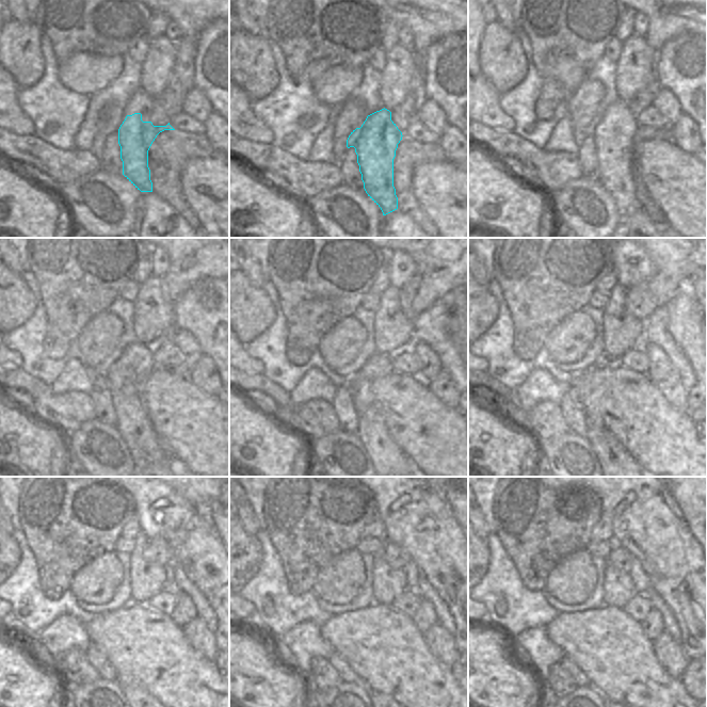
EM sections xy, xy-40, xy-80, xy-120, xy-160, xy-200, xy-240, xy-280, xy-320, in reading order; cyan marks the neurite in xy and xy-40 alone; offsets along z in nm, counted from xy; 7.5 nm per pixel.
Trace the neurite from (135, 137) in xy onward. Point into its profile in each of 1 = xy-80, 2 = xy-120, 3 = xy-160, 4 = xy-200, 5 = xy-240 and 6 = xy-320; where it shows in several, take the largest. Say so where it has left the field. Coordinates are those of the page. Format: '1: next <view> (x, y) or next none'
1: next xy-80 (608, 138)
2: next xy-120 (126, 376)
3: next xy-160 (385, 454)
4: next xy-200 (611, 453)
5: next xy-240 (135, 693)
6: next xy-320 (596, 689)

